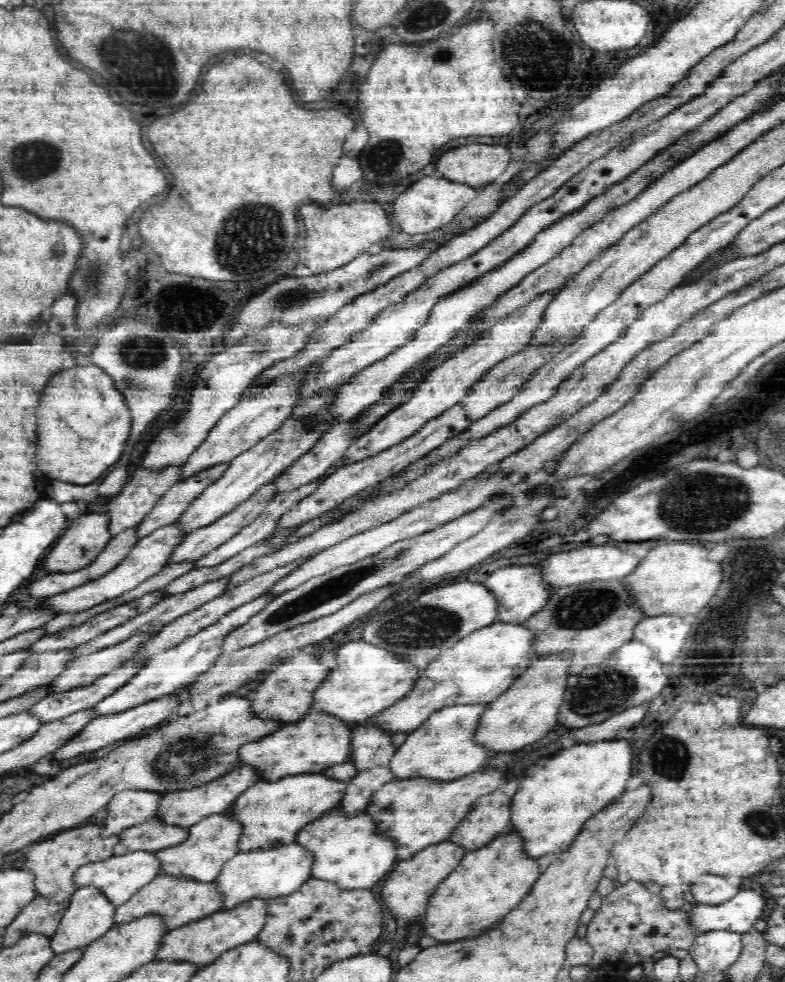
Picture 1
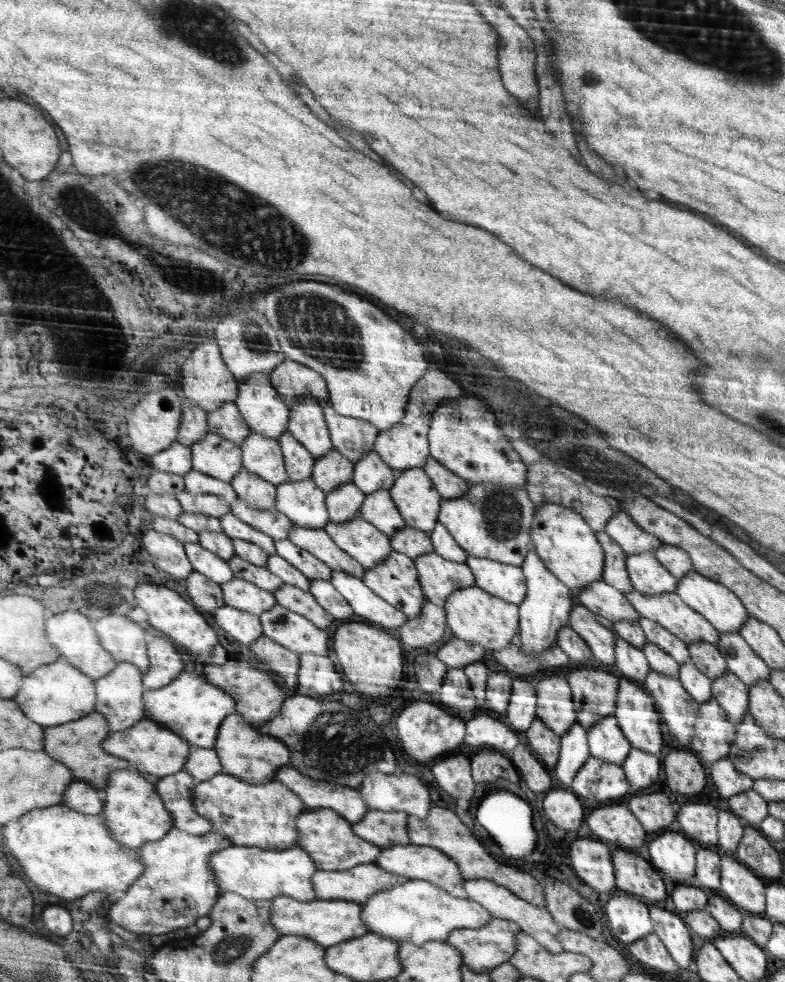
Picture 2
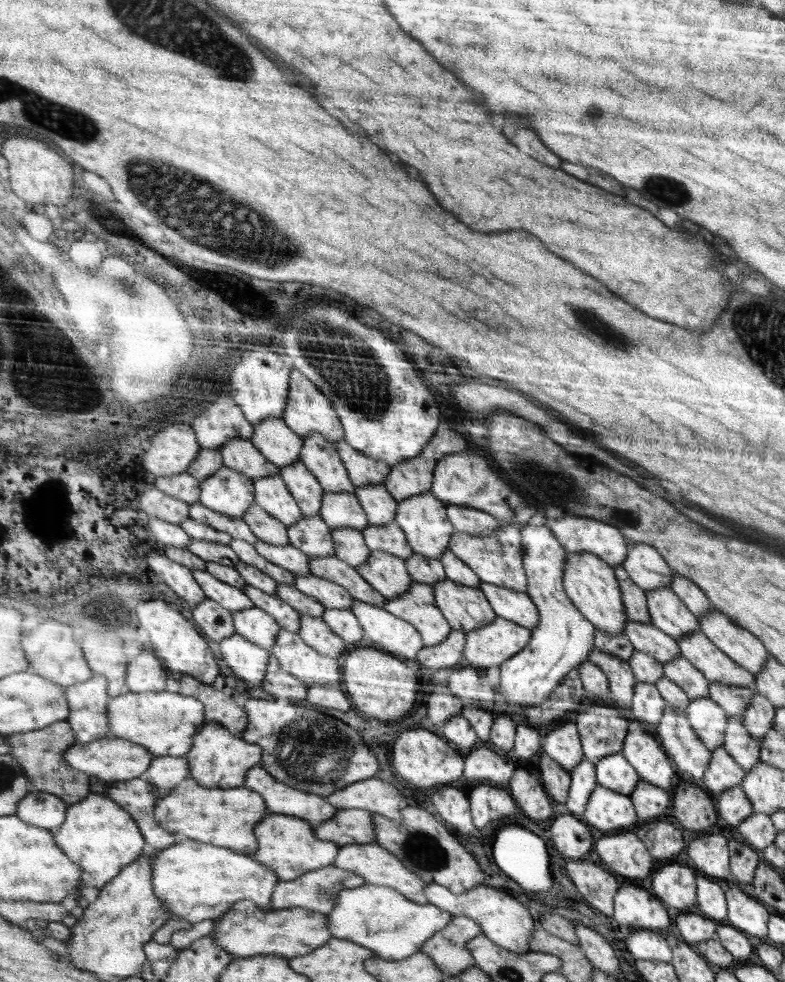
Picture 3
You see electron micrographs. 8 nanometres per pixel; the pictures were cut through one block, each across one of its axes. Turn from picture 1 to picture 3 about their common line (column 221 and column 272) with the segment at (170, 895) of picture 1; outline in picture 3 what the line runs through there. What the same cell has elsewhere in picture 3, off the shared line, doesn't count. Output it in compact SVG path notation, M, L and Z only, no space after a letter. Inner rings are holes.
M332 864L328 867L308 871L305 875L299 876L294 880L289 880L288 882L279 880L277 882L277 888L273 892L273 906L269 910L300 907L327 915L334 909L334 905L338 903L338 895L340 895L342 891L356 888L364 884L366 884L366 882L364 882L362 876L352 874L352 872L346 872L346 870L336 868L336 866Z

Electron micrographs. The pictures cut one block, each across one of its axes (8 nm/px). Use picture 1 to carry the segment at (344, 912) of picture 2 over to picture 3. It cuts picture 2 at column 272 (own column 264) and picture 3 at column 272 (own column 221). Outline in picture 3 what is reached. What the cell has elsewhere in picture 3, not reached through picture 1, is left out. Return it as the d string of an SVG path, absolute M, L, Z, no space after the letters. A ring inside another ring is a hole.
M252 900L234 903L230 912L217 919L214 940L226 952L234 954L234 958L250 958L252 956L280 956L293 959L309 955L317 948L324 947L333 934L328 928L329 917L308 908L292 907L282 910L258 908Z

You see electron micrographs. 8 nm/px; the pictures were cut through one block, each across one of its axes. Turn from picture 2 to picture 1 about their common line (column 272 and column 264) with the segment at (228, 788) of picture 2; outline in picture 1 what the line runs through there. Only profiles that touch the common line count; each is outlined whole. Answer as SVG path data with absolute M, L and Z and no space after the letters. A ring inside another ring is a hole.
M306 773L286 776L268 782L259 781L250 788L240 792L228 808L230 816L242 826L238 847L248 852L254 849L270 849L295 842L299 829L304 824L322 818L332 808L339 810L338 800L342 800L342 788L346 790L348 782L326 778L323 773Z

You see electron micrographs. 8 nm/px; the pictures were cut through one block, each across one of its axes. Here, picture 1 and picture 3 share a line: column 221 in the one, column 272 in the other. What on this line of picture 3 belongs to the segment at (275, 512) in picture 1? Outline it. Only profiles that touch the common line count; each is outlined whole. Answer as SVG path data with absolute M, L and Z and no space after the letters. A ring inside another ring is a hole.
M256 538L253 545L260 556L270 560L272 564L278 564L280 568L286 568L294 576L306 576L311 573L309 556L290 543L286 546L274 546L274 544L266 544Z

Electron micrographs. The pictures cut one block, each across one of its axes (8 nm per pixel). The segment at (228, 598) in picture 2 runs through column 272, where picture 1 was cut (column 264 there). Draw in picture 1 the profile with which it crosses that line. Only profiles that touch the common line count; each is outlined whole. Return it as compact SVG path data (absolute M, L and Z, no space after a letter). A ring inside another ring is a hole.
M266 592L258 596L258 598L254 598L252 602L246 602L242 606L238 606L236 610L220 618L218 623L213 626L204 628L201 632L186 638L178 646L156 655L155 658L152 658L144 665L142 670L136 671L134 678L130 682L121 686L114 694L107 696L102 702L98 702L94 706L94 711L96 711L94 712L94 719L137 708L142 704L159 700L158 698L164 698L164 696L168 696L168 694L194 683L200 674L214 666L214 662L220 656L220 648L224 644L224 638L228 638L228 634L232 632L232 629L238 629L246 625L252 616L258 614L274 597L276 596Z

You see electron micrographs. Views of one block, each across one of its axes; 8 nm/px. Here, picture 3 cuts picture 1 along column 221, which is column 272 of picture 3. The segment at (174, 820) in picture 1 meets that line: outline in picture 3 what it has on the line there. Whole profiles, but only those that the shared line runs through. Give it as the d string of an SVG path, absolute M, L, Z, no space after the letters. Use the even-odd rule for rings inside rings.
M261 763L249 770L243 787L258 792L264 798L268 814L298 816L314 828L325 820L332 819L338 812L338 808L324 802L320 796L304 794L281 781L276 781L265 768L262 768Z

